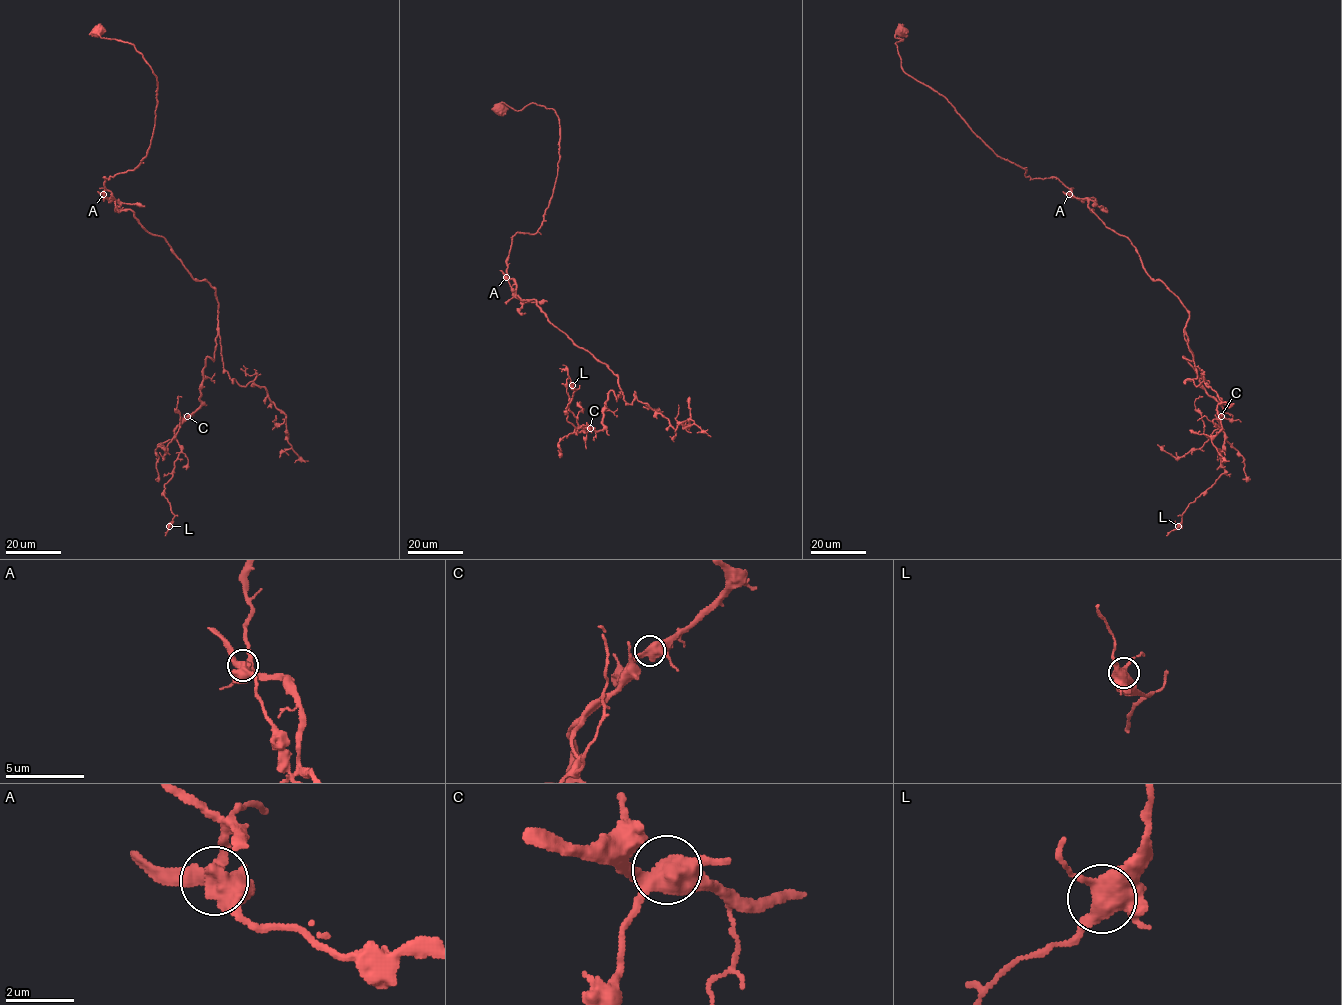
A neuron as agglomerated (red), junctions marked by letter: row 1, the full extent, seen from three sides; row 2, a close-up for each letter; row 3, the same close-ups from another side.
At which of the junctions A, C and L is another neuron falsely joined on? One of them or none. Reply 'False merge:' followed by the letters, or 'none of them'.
False merge: A

